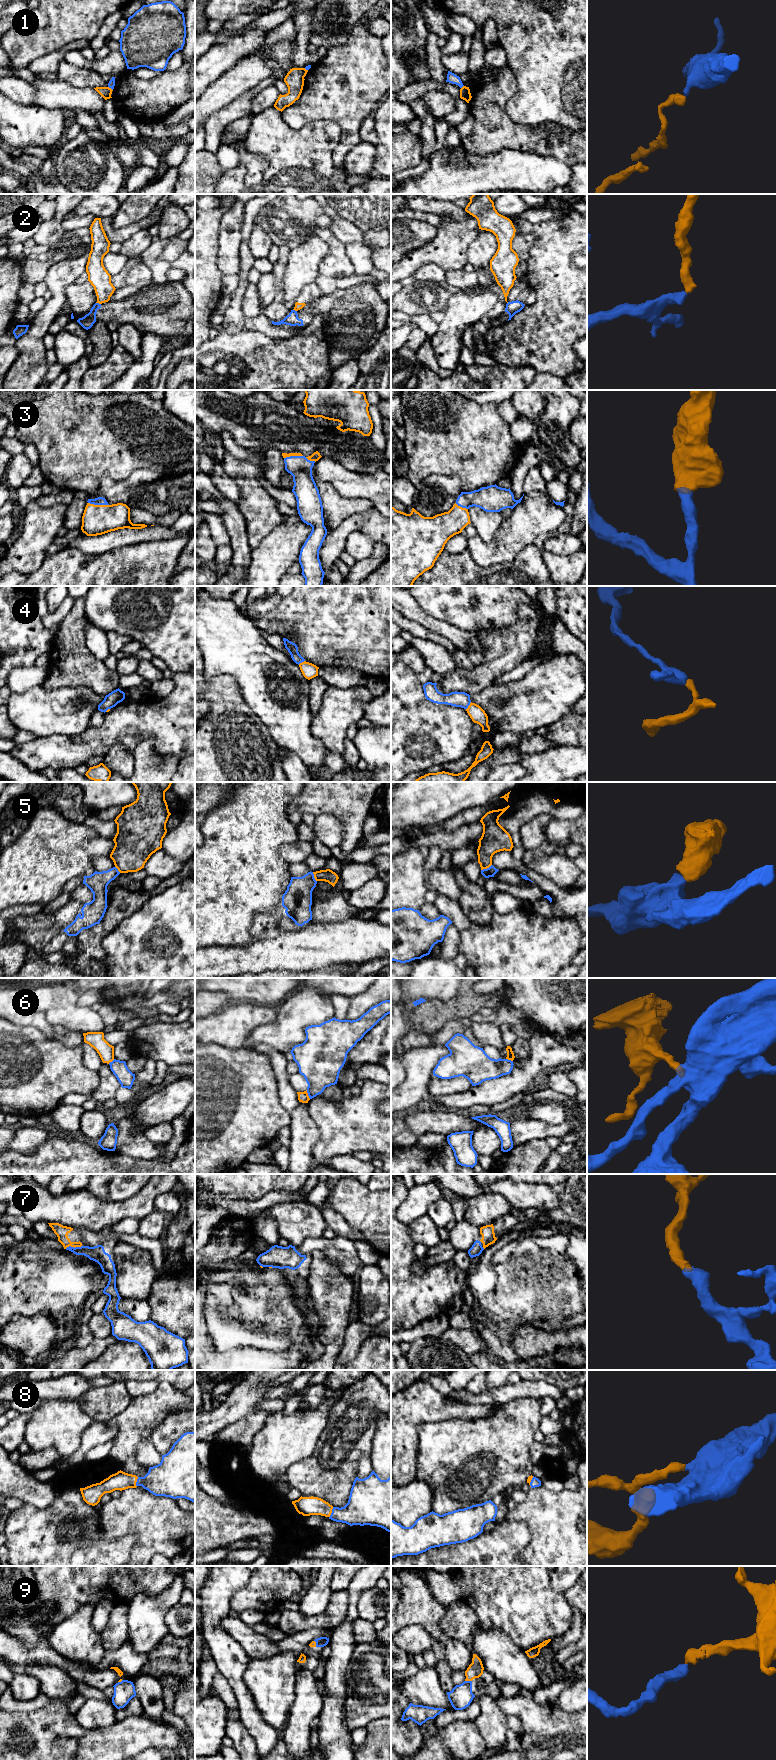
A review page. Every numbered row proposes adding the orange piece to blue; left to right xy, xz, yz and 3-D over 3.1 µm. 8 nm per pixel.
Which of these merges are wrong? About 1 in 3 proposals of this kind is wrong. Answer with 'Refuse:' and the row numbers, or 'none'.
Refuse: 1, 2, 4, 5, 6

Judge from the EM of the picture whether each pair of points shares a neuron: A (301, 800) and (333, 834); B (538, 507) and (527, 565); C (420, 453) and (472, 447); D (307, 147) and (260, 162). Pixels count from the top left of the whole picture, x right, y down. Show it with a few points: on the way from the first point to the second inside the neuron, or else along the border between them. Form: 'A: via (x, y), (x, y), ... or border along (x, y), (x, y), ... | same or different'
A: border along (316, 815), (333, 814), (339, 819) | different
B: border along (532, 543), (527, 545), (513, 560) | different
C: via (433, 447), (459, 447) | same
D: border along (247, 150), (263, 154), (268, 160), (260, 182) | different

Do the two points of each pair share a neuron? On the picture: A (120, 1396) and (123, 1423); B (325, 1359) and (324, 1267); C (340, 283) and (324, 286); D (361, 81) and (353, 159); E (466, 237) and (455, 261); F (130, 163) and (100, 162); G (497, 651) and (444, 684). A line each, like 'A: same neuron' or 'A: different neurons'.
A: different neurons
B: same neuron
C: same neuron
D: different neurons
E: same neuron
F: different neurons
G: same neuron

